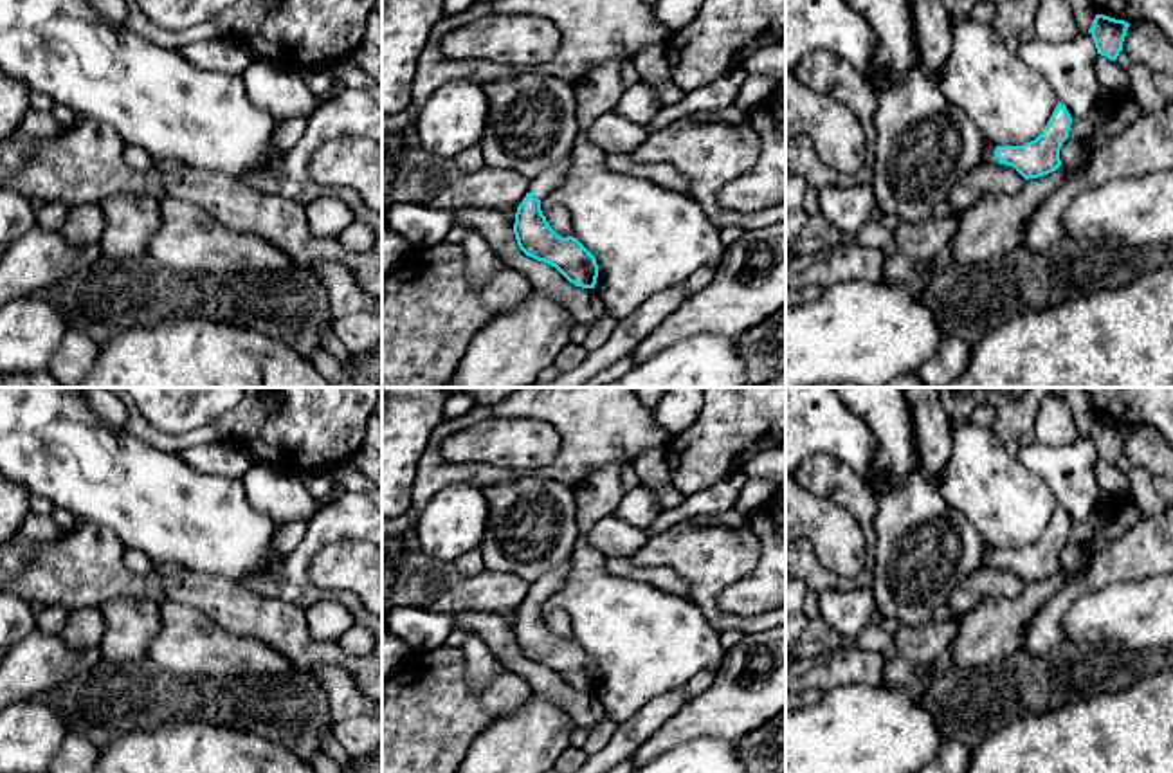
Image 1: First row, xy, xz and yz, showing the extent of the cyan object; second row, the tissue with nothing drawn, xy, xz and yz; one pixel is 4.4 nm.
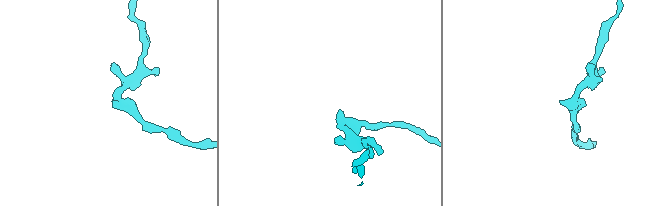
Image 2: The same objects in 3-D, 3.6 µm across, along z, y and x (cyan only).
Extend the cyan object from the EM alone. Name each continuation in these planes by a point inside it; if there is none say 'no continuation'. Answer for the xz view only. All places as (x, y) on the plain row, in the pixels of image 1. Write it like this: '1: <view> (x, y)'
1: xz (545, 586)

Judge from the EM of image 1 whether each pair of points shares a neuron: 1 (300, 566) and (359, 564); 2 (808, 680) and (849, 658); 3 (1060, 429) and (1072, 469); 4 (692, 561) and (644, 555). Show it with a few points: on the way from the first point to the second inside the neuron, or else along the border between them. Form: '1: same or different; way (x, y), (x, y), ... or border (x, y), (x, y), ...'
1: different; border (346, 541), (312, 561), (312, 582), (328, 595)
2: same; way (818, 674), (838, 669)
3: different; border (1083, 435), (1062, 445), (1036, 444)
4: same; way (680, 555), (656, 555)

